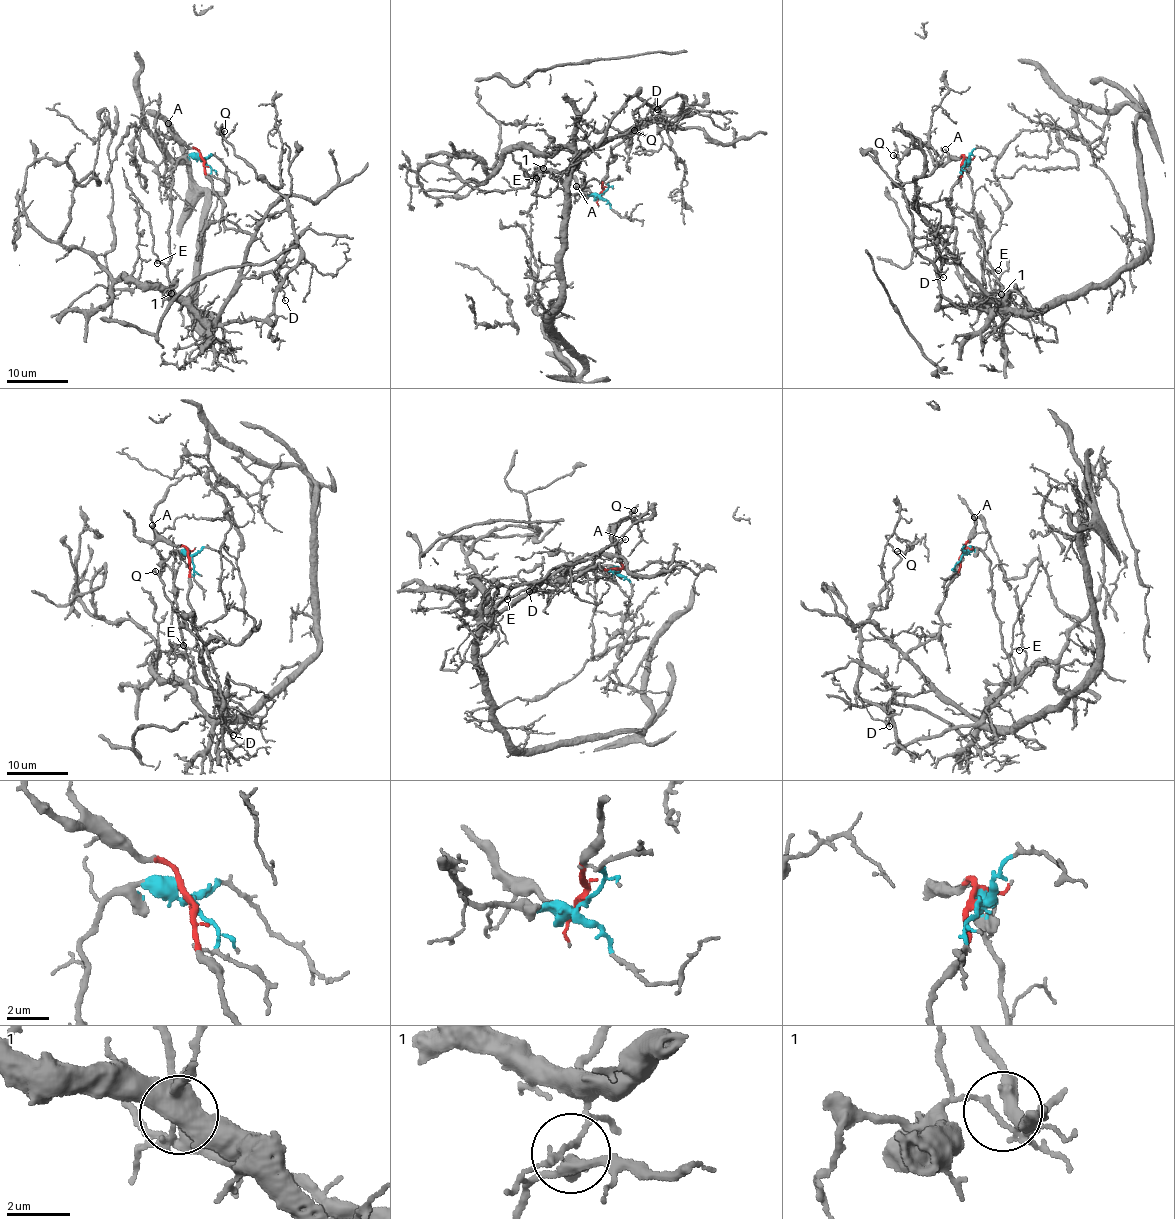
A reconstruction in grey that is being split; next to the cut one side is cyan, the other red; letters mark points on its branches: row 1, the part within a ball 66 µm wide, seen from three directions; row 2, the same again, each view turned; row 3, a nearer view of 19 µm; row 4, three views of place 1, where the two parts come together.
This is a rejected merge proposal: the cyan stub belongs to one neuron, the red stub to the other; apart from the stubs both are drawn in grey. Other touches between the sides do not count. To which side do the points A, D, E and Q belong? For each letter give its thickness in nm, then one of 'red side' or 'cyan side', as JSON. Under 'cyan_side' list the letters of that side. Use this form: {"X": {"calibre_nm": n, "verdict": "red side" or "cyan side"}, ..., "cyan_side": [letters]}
{"A": {"calibre_nm": 180, "verdict": "red side"}, "D": {"calibre_nm": 120, "verdict": "cyan side"}, "E": {"calibre_nm": 120, "verdict": "cyan side"}, "Q": {"calibre_nm": 140, "verdict": "cyan side"}, "cyan_side": ["D", "E", "Q"]}

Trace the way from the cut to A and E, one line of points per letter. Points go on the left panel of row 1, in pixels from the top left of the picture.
A: (203, 161), (200, 152), (181, 143), (167, 123)
E: (205, 161), (182, 158), (172, 172), (170, 257), (164, 264), (158, 259), (158, 263)

